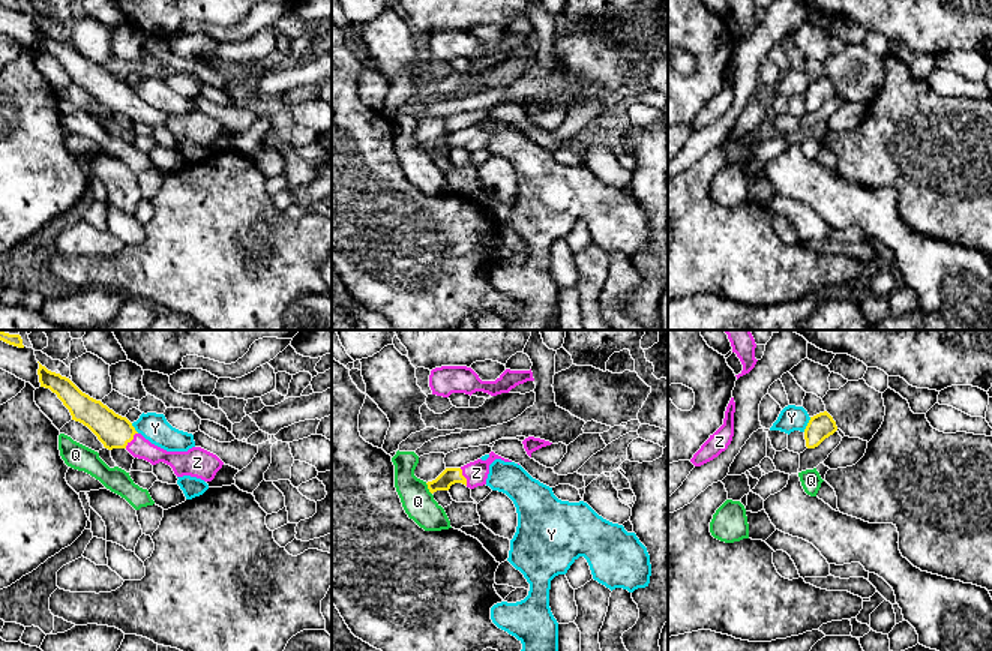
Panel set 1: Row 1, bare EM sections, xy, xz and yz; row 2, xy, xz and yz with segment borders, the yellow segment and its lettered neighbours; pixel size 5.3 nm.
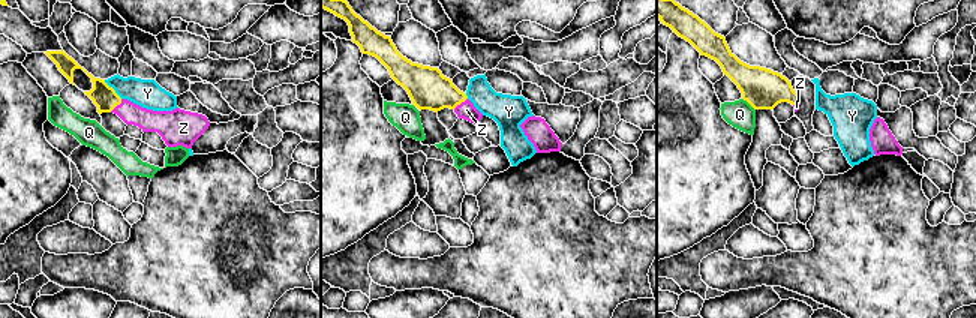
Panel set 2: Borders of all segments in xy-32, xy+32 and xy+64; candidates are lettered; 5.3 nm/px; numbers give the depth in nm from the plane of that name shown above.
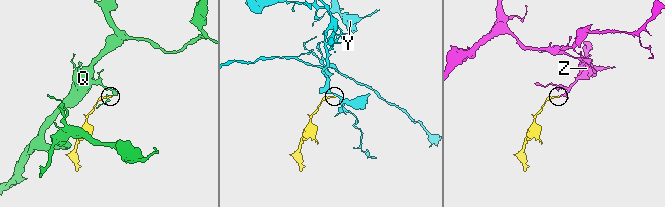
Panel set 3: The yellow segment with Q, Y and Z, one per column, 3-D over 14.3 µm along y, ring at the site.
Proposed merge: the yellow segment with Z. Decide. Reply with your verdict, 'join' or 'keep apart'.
join

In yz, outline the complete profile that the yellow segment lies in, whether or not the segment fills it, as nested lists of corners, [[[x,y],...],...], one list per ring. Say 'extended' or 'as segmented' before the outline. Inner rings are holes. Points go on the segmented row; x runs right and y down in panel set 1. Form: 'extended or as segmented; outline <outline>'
as segmented; outline [[[827,411],[810,417],[804,429],[806,447],[807,448],[818,447],[825,438],[833,435],[836,430],[837,430],[836,422]]]

